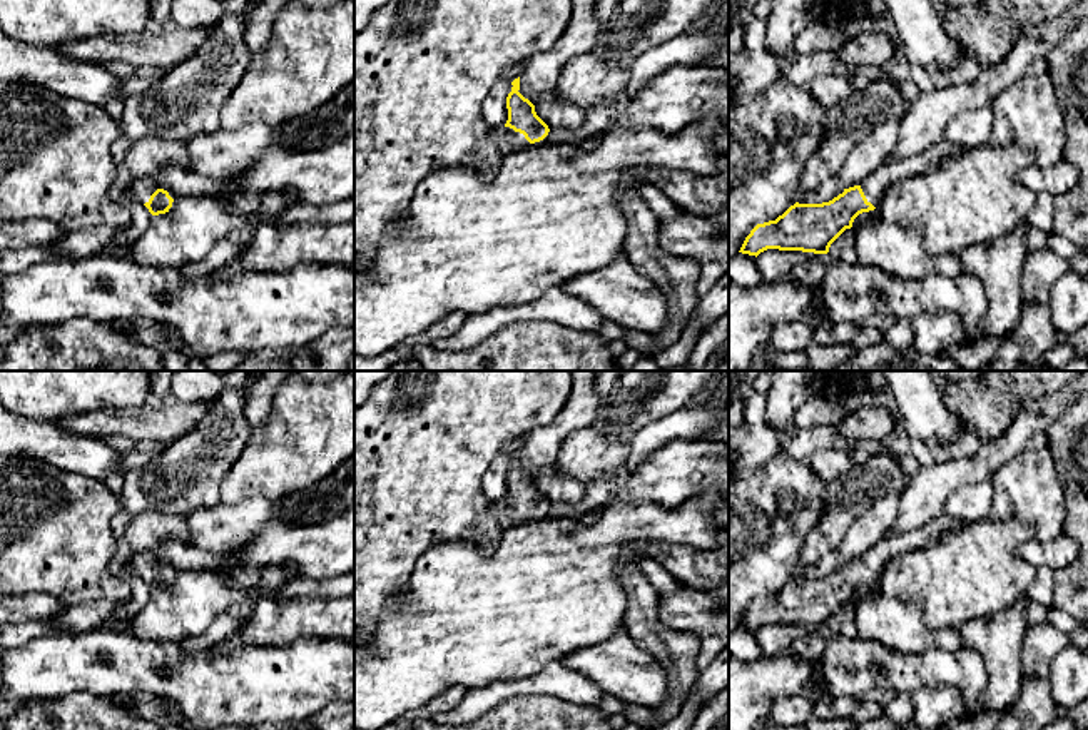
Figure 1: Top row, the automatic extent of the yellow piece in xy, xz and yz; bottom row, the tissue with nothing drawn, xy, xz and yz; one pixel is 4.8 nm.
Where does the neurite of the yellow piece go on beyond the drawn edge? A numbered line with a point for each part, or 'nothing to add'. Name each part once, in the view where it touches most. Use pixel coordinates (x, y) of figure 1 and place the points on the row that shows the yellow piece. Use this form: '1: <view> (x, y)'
1: yz (889, 172)

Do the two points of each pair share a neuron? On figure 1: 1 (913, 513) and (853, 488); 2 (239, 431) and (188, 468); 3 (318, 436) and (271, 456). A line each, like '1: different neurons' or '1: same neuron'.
1: different neurons
2: same neuron
3: same neuron

